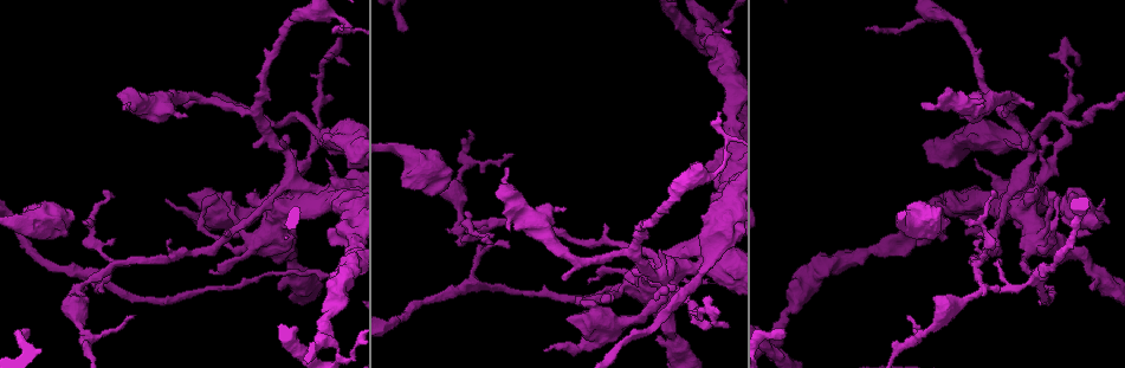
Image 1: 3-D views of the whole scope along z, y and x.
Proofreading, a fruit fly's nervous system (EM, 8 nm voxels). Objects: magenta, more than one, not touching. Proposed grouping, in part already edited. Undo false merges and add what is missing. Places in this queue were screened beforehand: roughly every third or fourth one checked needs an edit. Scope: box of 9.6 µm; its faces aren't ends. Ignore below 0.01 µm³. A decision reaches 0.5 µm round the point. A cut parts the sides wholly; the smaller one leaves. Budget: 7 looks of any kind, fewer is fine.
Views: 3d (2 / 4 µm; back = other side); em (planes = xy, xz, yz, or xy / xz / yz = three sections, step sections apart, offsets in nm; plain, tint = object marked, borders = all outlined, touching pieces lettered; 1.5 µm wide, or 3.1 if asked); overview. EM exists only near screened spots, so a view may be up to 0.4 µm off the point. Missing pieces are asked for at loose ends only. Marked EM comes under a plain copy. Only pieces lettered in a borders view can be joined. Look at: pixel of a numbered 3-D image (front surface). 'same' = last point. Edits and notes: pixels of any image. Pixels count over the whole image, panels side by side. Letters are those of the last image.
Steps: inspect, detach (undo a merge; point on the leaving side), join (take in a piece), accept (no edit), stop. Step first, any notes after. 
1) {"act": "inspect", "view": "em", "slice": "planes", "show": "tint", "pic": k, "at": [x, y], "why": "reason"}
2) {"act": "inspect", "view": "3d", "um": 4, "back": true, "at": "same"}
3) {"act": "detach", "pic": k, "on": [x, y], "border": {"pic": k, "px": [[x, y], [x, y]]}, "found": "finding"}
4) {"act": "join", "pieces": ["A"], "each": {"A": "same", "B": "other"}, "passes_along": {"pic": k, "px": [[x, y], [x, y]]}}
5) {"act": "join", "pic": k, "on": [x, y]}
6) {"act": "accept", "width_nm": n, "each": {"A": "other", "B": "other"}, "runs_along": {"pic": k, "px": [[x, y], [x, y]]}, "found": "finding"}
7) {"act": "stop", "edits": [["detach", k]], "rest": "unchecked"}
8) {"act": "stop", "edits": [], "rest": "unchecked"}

{"act": "inspect", "view": "3d", "um": 2, "pic": 1, "at": [708, 279], "why": "end of a long branch"}

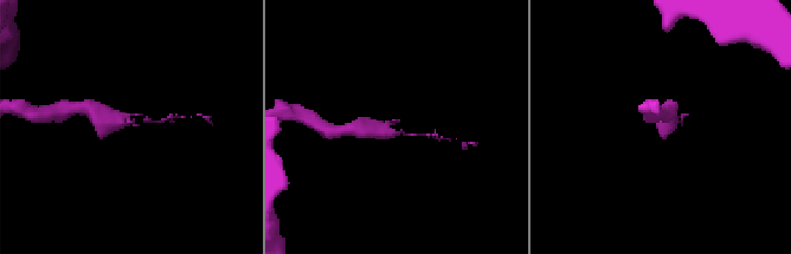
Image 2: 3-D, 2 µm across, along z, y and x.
{"act": "inspect", "view": "em", "slice": "xz", "step": 8, "show": "tint", "pic": 2, "at": [147, 116], "why": "need the tissue"}

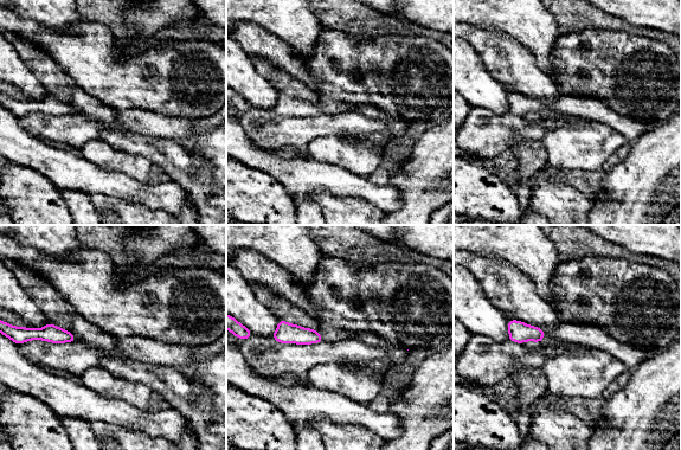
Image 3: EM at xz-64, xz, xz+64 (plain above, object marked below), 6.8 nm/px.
{"act": "inspect", "view": "em", "slice": "xz", "step": 8, "show": "borders", "at": "same"}

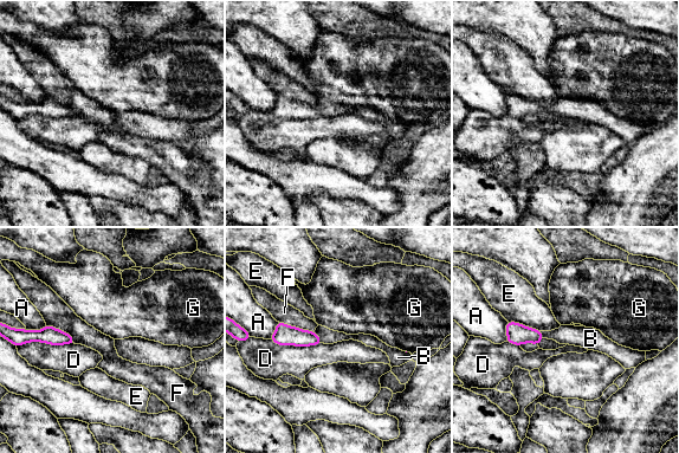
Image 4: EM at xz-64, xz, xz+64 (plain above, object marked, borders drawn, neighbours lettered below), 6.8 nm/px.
{"act": "join", "pieces": ["B"], "longest_contact_nm": ["D", 360], "each": {"A": "other", "B": "same", "D": "other", "E": "other", "F": "other", "G": "other"}, "found": "the cell continues"}

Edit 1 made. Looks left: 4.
{"act": "inspect", "view": "em", "slice": "yz", "step": 4, "show": "tint", "pic": 1, "at": [910, 317], "why": "thin end"}

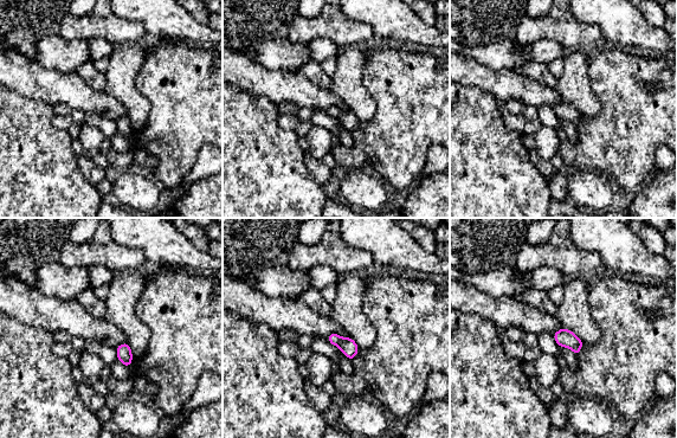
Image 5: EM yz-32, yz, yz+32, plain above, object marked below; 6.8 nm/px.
{"act": "inspect", "view": "em", "slice": "planes", "show": "borders", "at": "same", "why": "cut it another way"}

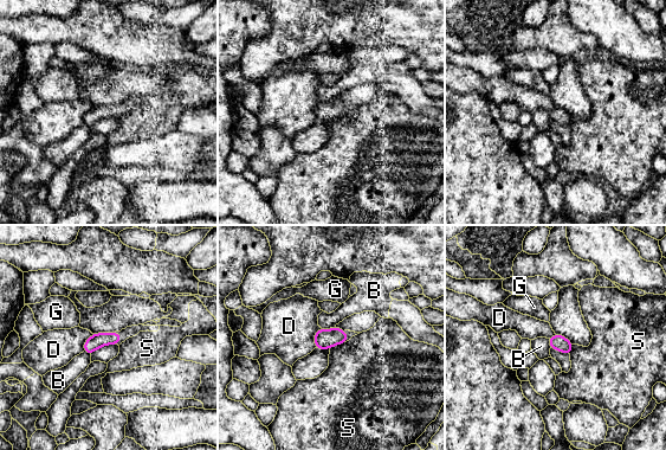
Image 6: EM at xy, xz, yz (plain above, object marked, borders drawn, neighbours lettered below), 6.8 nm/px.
{"act": "accept", "each": {"B": "other", "D": "other", "G": "other", "S": "other"}, "border": {"pic": 6, "px": [[344, 341], [330, 348]]}, "found": "none of them fits"}

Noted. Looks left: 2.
{"act": "inspect", "view": "em", "slice": "xy", "step": 8, "show": "borders", "pic": 1, "at": [510, 230]}

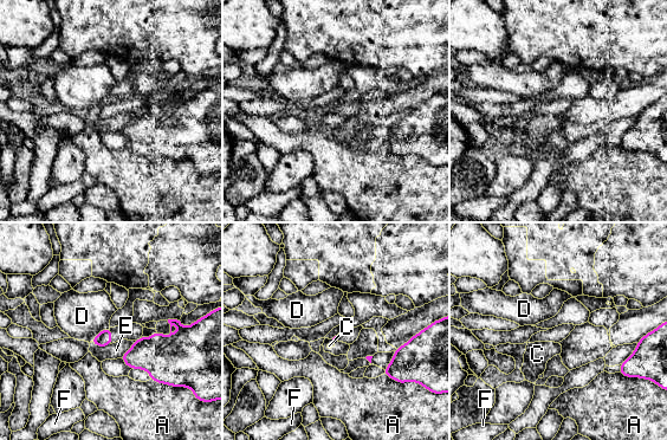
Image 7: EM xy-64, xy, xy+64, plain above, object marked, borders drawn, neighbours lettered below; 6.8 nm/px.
{"act": "accept", "each": {"A": "other", "C": "other", "D": "other", "E": "other", "F": "other"}, "found": "no lettered piece goes on from it"}

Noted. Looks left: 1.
{"act": "stop", "edits": [["join", 4]], "rest": "unchecked"}

